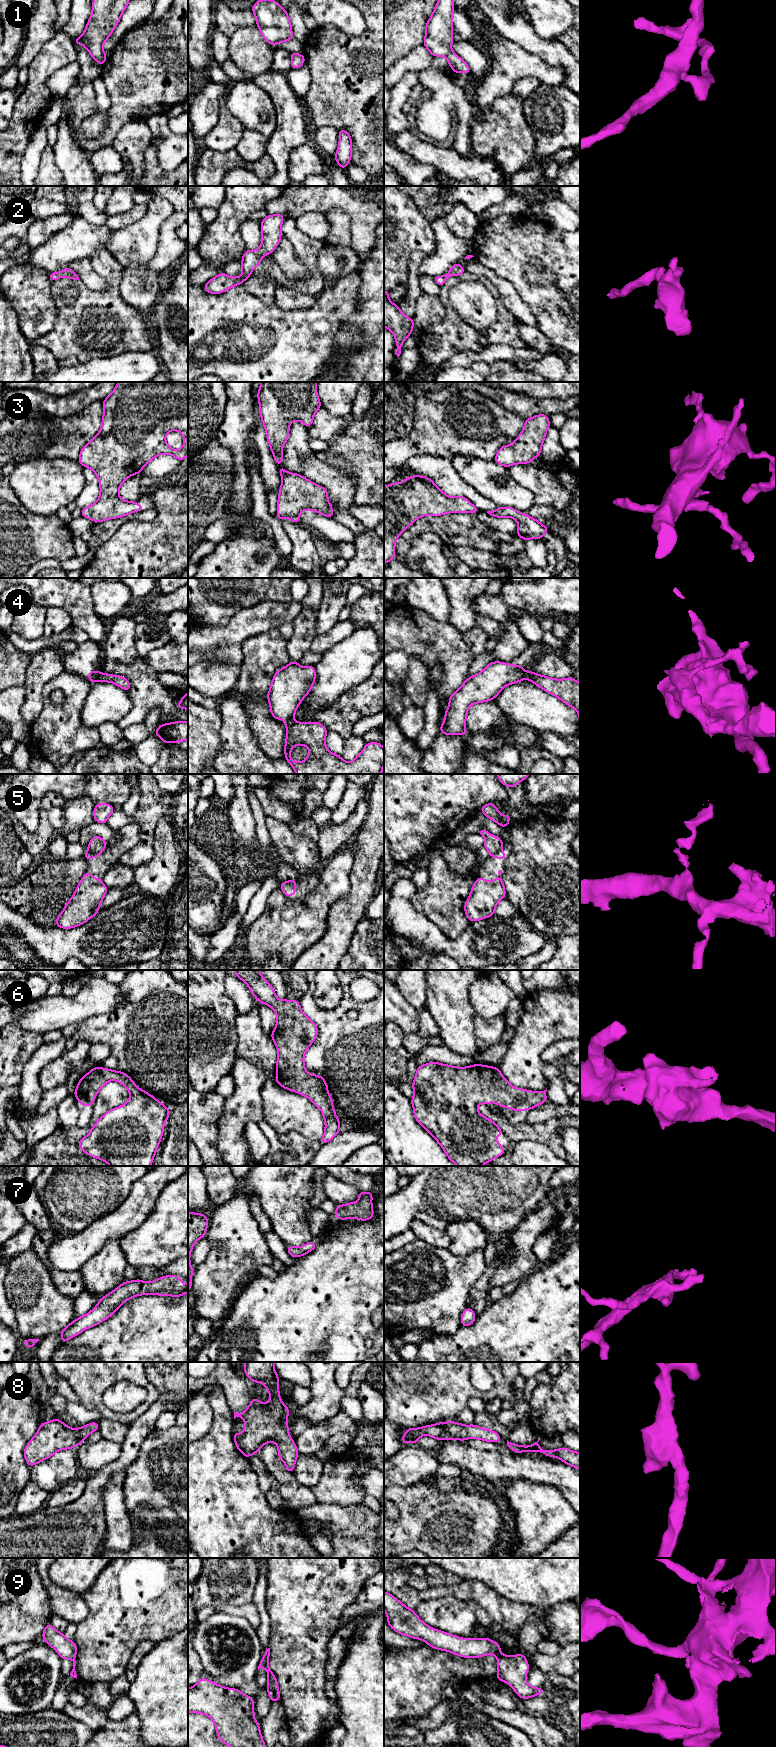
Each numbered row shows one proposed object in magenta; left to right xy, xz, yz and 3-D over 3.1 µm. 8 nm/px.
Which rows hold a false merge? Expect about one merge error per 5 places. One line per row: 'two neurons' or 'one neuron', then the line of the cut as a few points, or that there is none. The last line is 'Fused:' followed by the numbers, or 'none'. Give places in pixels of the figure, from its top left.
1: one neuron | no cut
2: one neuron | no cut
3: one neuron | no cut
4: two neurons | xy (98, 671), (94, 680)
5: two neurons | xy (88, 847), (91, 851), (98, 854)
6: one neuron | no cut
7: one neuron | no cut
8: one neuron | no cut
9: two neurons | yz (500, 1655), (498, 1658)
Fused: 4, 5, 9

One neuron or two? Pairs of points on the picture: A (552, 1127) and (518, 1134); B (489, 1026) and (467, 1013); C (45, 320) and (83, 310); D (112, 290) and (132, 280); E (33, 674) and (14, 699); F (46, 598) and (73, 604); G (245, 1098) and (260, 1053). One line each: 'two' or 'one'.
A: one
B: two
C: two
D: two
E: two
F: one
G: two

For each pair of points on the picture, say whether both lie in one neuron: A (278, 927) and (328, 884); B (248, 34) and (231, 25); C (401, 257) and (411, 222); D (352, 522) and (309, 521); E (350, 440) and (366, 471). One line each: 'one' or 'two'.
A: one
B: two
C: one
D: two
E: one

